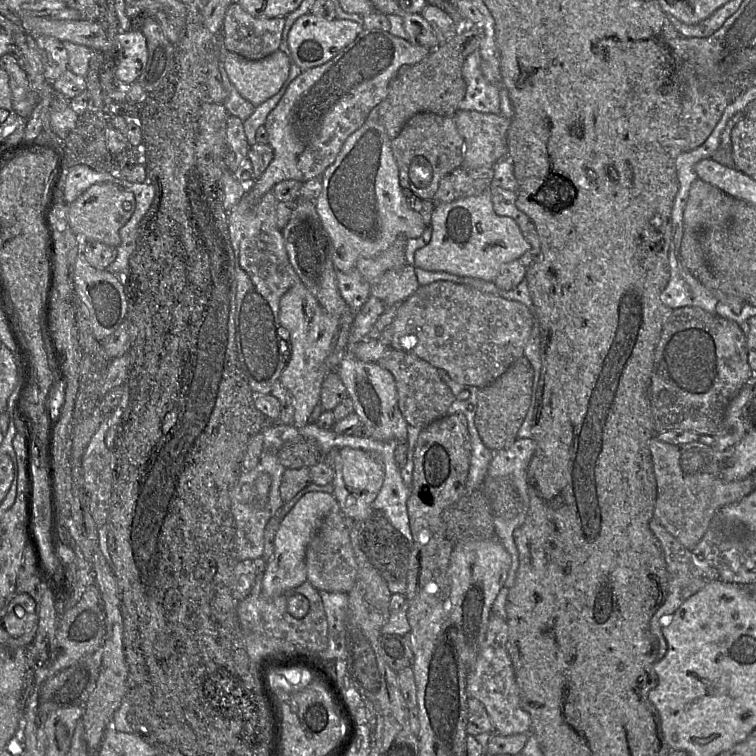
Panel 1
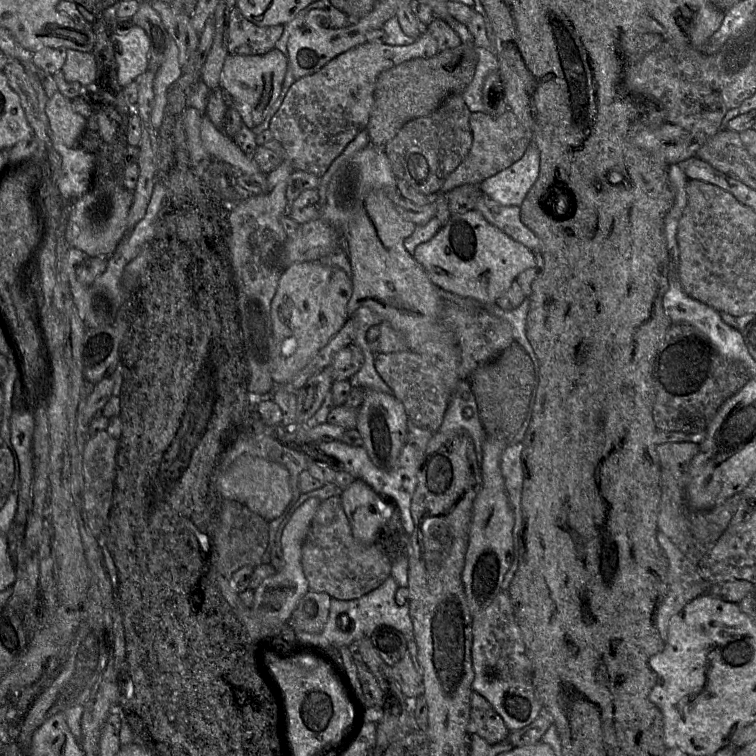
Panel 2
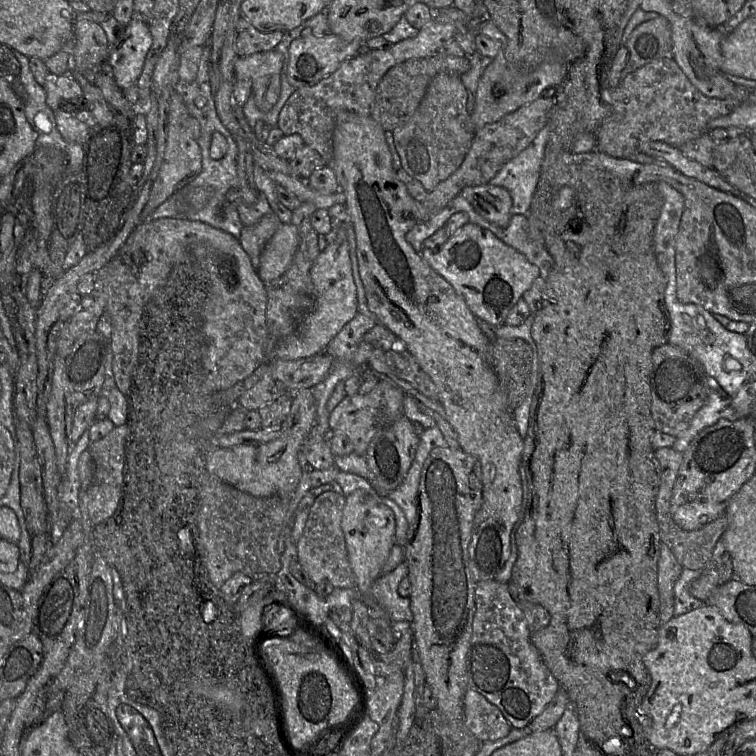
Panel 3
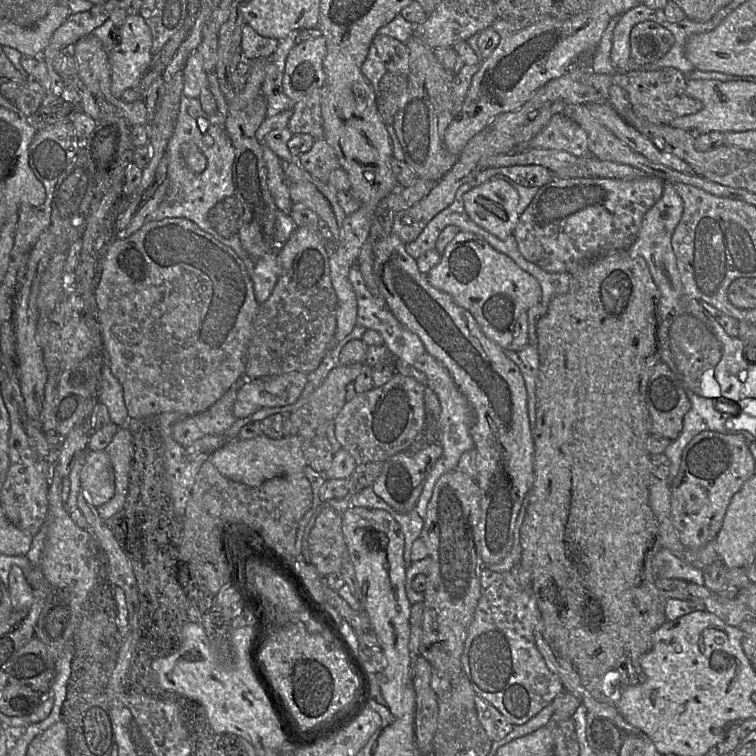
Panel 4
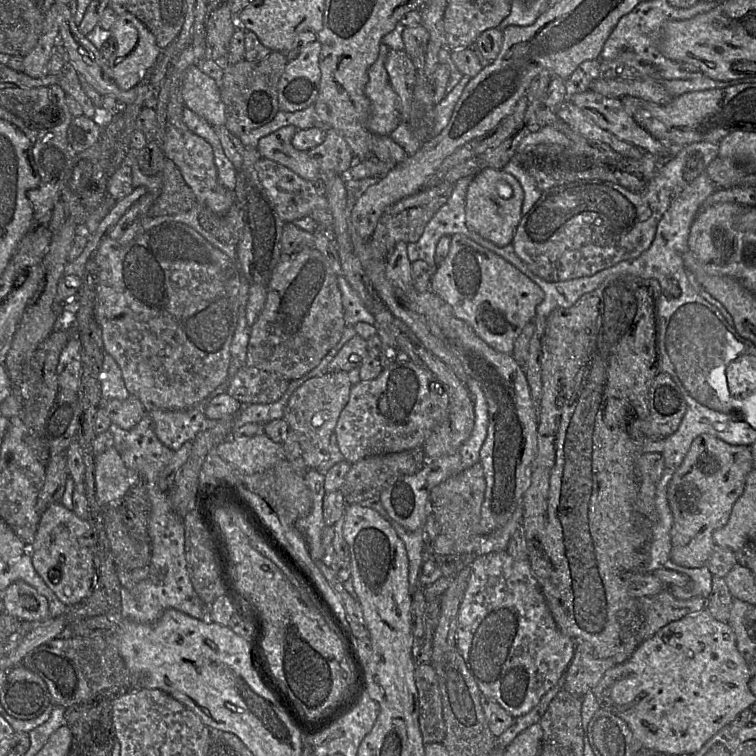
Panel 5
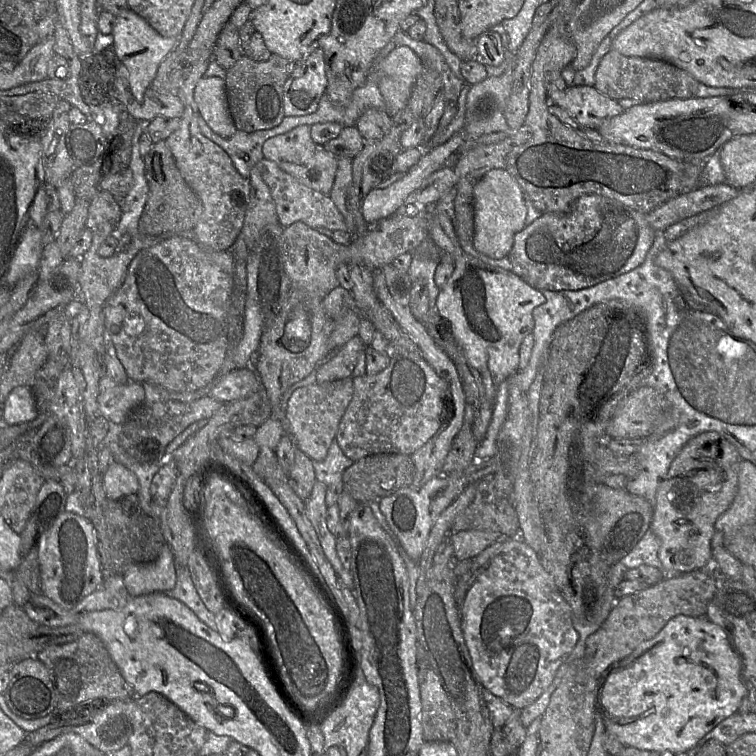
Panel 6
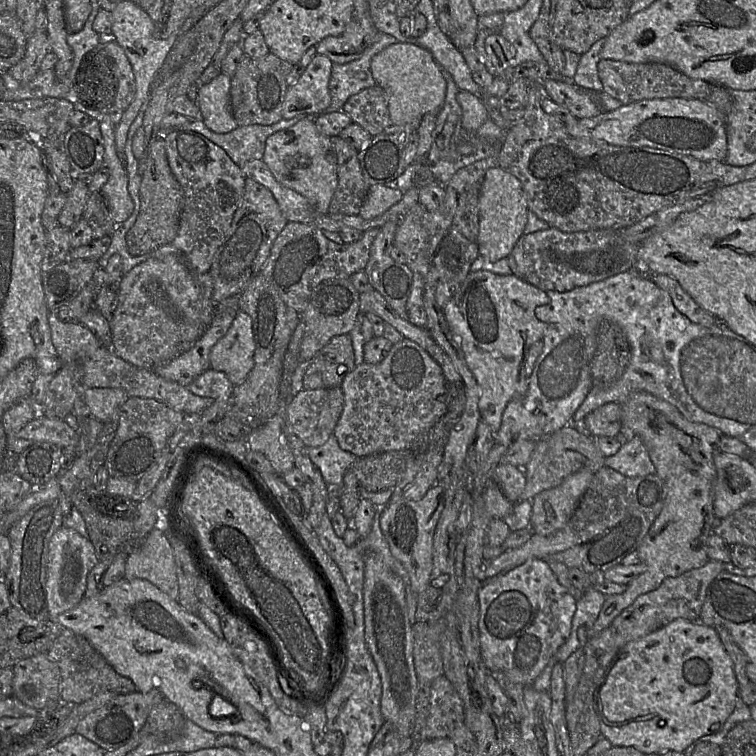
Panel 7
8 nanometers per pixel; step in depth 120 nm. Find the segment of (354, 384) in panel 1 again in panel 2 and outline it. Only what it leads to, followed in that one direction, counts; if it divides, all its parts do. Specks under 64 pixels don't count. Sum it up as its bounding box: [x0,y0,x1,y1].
[356,388,409,471]

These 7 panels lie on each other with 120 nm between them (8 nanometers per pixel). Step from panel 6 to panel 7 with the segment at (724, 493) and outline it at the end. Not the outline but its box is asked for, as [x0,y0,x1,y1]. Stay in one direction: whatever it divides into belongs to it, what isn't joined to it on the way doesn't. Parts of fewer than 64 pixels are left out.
[592,392,722,635]

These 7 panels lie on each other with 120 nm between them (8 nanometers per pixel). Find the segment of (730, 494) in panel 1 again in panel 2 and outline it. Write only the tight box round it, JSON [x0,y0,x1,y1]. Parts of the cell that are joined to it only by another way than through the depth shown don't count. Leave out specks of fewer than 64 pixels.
[656,442,742,566]

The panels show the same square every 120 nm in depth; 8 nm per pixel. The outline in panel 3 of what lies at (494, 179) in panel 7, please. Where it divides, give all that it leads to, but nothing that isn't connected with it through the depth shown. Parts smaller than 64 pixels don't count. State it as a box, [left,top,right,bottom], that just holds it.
[459,183,513,228]

